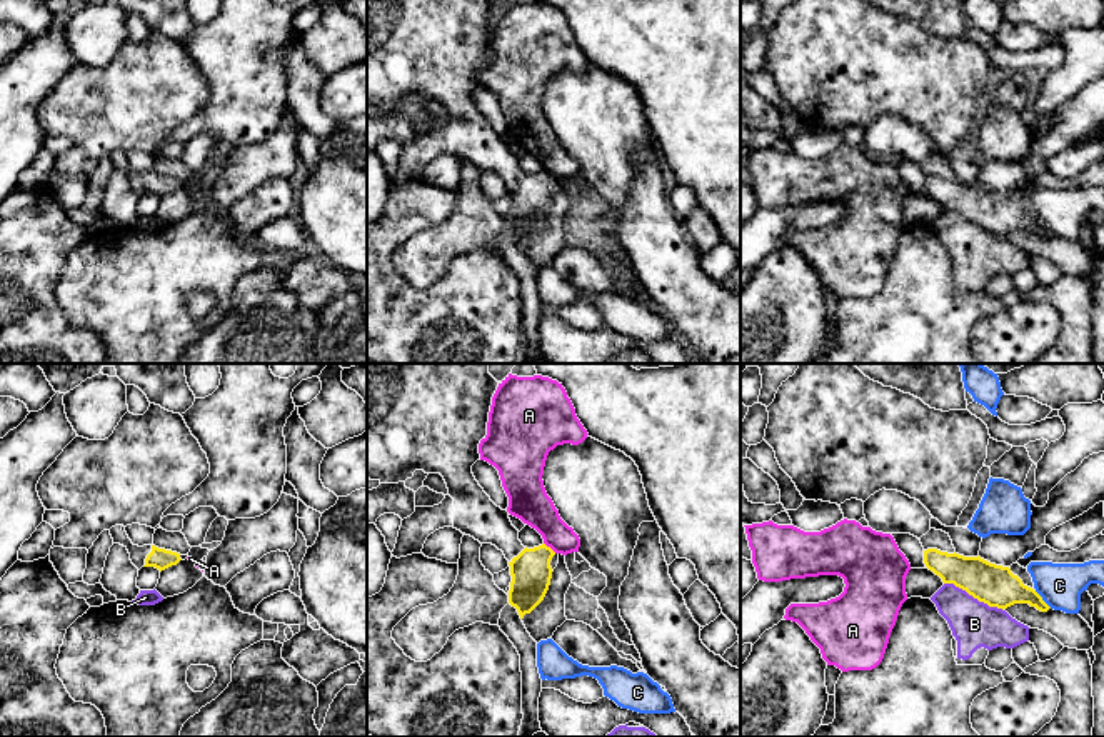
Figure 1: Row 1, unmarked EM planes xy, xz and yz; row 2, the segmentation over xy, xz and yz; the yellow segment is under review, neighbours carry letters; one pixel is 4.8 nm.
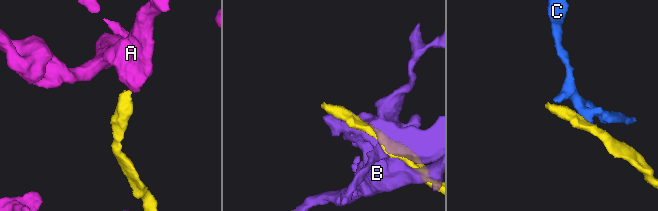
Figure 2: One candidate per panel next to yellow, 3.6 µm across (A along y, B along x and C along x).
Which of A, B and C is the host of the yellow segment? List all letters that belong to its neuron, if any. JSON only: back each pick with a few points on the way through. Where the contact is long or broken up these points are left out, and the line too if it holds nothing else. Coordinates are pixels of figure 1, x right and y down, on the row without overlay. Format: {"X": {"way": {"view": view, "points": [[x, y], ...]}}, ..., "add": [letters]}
{"add": []}

